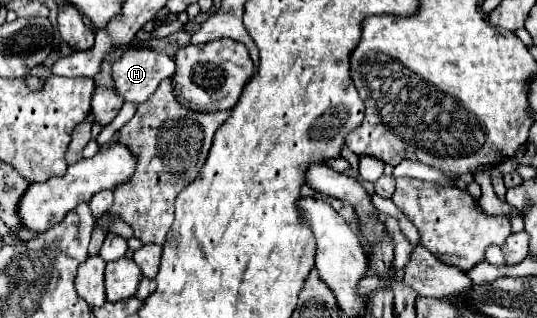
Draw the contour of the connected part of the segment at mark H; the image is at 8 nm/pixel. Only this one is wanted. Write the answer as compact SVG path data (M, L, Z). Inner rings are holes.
M144 47L123 52L119 62L113 66L117 92L133 104L145 102L155 92L159 82L173 76L174 72L175 62L171 56Z

